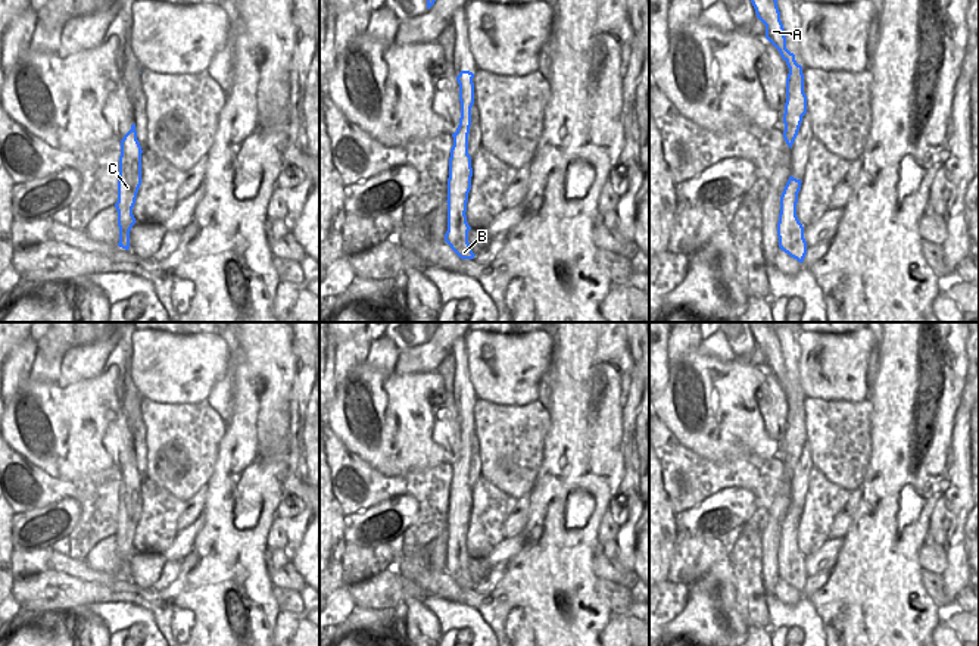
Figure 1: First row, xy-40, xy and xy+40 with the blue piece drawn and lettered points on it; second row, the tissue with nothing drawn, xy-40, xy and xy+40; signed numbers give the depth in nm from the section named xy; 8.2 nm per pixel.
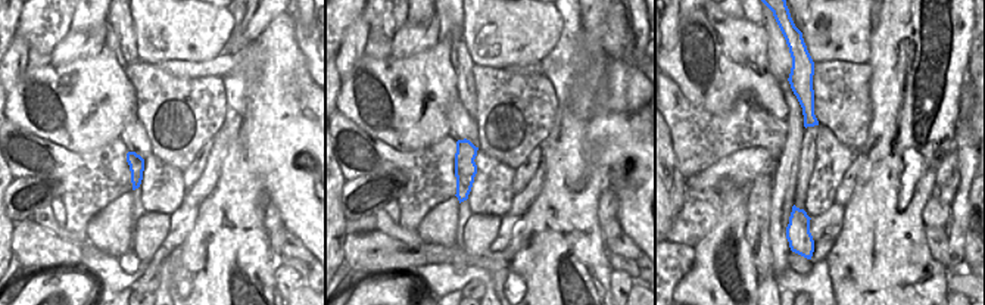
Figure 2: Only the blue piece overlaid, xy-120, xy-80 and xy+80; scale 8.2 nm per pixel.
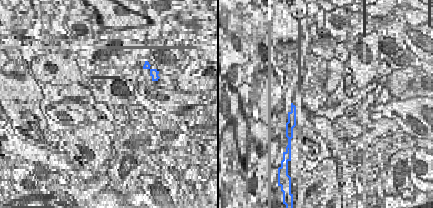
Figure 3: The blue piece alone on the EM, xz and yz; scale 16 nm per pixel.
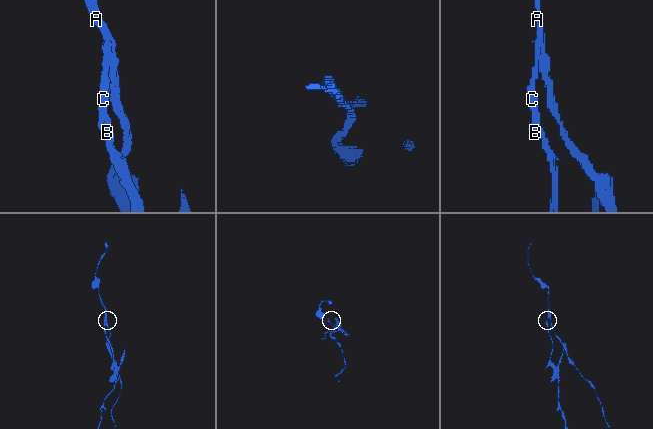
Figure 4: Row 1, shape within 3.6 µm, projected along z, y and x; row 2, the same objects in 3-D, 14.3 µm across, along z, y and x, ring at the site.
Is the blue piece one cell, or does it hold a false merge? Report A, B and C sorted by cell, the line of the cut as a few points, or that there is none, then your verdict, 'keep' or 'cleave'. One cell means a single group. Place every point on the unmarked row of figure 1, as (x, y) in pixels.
groups A / B C; cut xy (468, 456), (461, 456), (457, 461); cleave

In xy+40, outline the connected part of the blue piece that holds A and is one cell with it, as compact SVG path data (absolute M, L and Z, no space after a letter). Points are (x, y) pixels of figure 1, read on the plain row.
M749 322L749 328L757 347L766 355L766 368L779 380L789 397L786 408L783 464L786 465L786 474L792 478L796 468L796 459L801 456L802 446L807 443L802 396L796 393L795 384L786 378L785 358L773 322Z

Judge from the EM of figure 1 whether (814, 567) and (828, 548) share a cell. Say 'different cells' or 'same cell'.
same cell

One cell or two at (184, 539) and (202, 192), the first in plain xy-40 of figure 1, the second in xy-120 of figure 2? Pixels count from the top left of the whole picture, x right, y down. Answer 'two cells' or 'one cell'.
one cell

